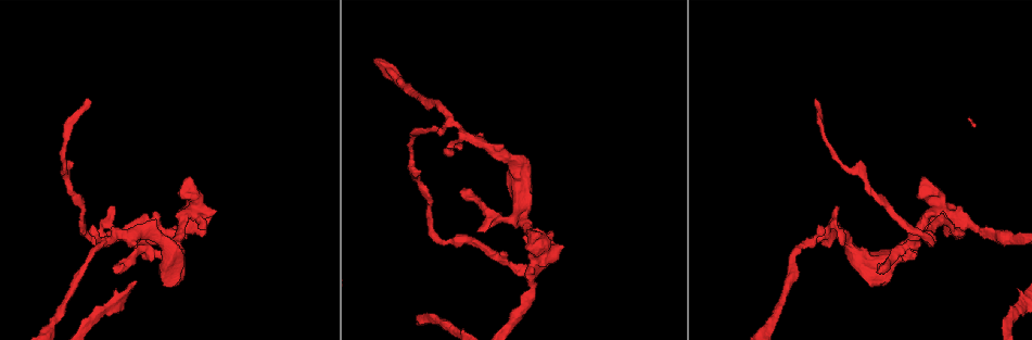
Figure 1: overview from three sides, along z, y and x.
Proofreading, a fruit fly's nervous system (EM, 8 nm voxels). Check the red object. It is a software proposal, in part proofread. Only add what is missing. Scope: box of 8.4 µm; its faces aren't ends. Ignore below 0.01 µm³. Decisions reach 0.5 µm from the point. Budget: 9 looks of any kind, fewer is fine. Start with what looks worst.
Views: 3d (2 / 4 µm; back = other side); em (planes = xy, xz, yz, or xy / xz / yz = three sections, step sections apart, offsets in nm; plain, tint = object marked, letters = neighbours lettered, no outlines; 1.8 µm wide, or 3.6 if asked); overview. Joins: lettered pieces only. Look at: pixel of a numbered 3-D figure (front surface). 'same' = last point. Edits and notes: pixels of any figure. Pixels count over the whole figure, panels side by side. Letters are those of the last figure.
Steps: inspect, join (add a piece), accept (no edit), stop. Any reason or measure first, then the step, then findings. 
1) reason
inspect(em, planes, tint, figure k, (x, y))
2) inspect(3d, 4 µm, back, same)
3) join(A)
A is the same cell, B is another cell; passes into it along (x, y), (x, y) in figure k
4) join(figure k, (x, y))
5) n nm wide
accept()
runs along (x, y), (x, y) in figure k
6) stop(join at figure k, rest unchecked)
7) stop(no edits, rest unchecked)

end of a long branch
inspect(3d, 2 µm, figure 1, (815, 100))

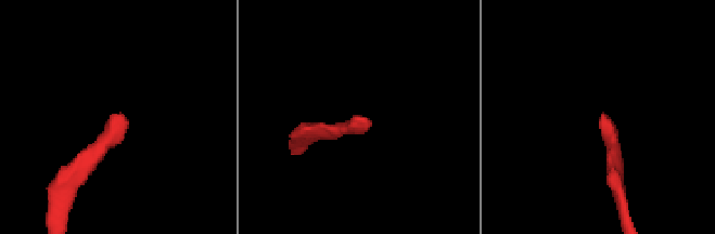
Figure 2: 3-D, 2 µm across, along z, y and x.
inspect(em, 3.6 µm, planes, letters, figure 2, (360, 120))

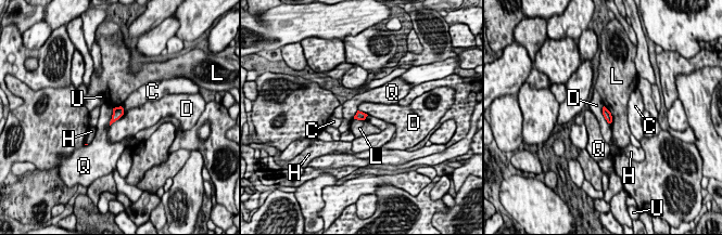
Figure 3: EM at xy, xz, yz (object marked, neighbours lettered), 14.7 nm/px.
accept()
C, D, H, L, Q and U are other cells; border along (603, 106), (603, 116), (609, 123) in figure 3; none of them fits

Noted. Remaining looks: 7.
inspect(em, planes, letters, figure 1, (922, 177))

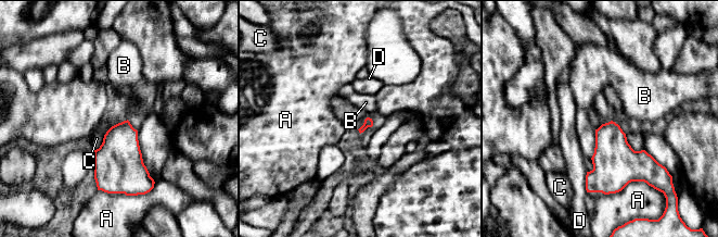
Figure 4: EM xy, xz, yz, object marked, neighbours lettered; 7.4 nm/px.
accept()
A, B, C and D are other cells; border along (595, 129), (595, 147), (591, 158) in figure 4; none of them fits

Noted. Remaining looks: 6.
free end
inspect(3d, 2 µm, figure 1, (460, 147))

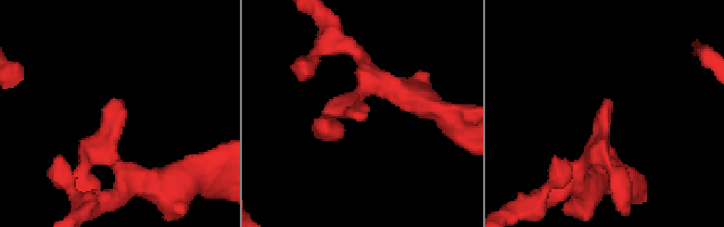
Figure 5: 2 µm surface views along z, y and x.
arms of 160, 220 nm
inspect(em, yz, step 16, letters, figure 5, (119, 100))

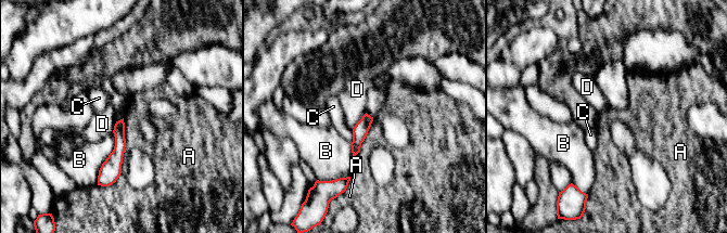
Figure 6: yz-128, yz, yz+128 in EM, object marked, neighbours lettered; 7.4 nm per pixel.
inspect(em, planes, letters, same)

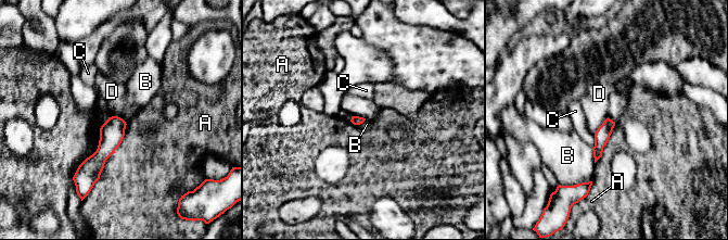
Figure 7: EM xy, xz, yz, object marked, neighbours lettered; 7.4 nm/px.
accept()
A, B, C and D are other cells; runs along (119, 121), (106, 148), (87, 174) in figure 7; none of them fits

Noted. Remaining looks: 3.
branch stops here
inspect(em, planes, letters, figure 1, (877, 272))

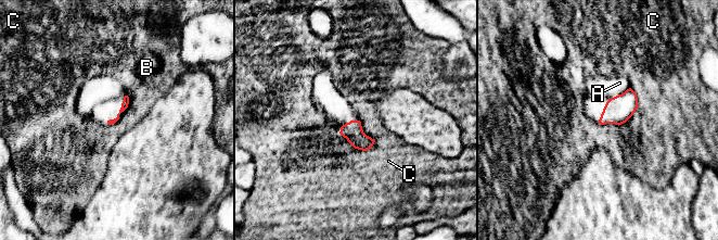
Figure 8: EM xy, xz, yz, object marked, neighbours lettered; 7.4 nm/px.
accept()
A, B and C are other cells; border along (630, 87), (636, 93), (637, 109) in figure 8; none of them fits

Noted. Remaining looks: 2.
stop(no edits, rest unchecked)

